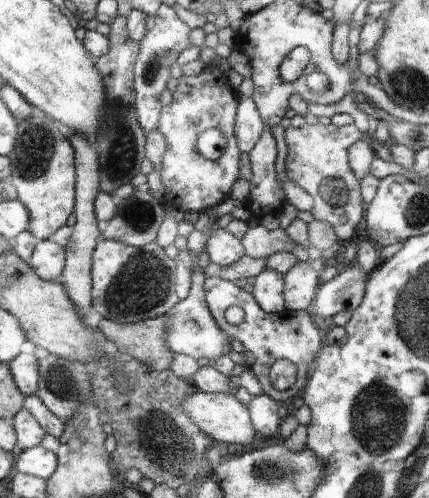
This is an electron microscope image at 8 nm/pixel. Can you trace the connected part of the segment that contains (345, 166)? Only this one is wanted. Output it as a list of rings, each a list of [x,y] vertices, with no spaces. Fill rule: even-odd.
[[[318,123],[285,130],[287,176],[313,198],[313,218],[330,224],[340,243],[356,234],[364,216],[360,182],[354,176],[348,159],[348,148],[364,136],[354,123],[348,126]]]

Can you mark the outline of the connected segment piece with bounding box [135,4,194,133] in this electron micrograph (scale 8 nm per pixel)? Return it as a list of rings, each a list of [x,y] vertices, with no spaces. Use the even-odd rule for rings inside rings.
[[[164,4],[161,12],[158,12],[156,16],[154,26],[141,43],[140,57],[136,62],[135,90],[139,118],[147,133],[161,128],[161,119],[165,111],[165,106],[162,104],[162,94],[168,89],[168,82],[173,77],[172,66],[178,62],[180,54],[192,46],[190,32],[193,29],[180,18],[180,14],[173,7],[170,8]]]

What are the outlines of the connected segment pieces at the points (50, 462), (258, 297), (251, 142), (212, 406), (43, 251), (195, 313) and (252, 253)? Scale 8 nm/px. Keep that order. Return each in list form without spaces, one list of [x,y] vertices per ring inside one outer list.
[[[39,445],[28,451],[24,451],[17,460],[16,468],[19,473],[38,476],[48,481],[54,476],[58,466],[58,454],[50,452],[44,446]]]
[[[265,269],[254,278],[253,285],[254,301],[263,312],[281,315],[286,310],[284,275]]]
[[[241,97],[238,116],[238,141],[242,153],[250,153],[264,132],[265,124],[252,98]]]
[[[199,390],[188,398],[186,407],[188,414],[194,418],[194,422],[201,427],[201,430],[204,430],[216,441],[246,446],[251,444],[257,436],[249,409],[246,405],[242,405],[242,402],[234,394],[226,394],[226,392],[216,394]]]
[[[42,239],[29,264],[44,280],[62,282],[62,274],[66,270],[66,250],[53,239]]]
[[[196,266],[196,274],[192,278],[192,293],[169,313],[174,320],[170,324],[170,346],[179,354],[190,355],[196,360],[207,358],[218,362],[222,356],[229,354],[232,348],[231,337],[221,328],[207,304],[206,282],[207,274],[200,266]]]
[[[262,225],[256,226],[256,228],[250,228],[241,240],[245,256],[251,258],[268,258],[282,250],[292,252],[292,249],[298,246],[281,227],[267,230]]]

